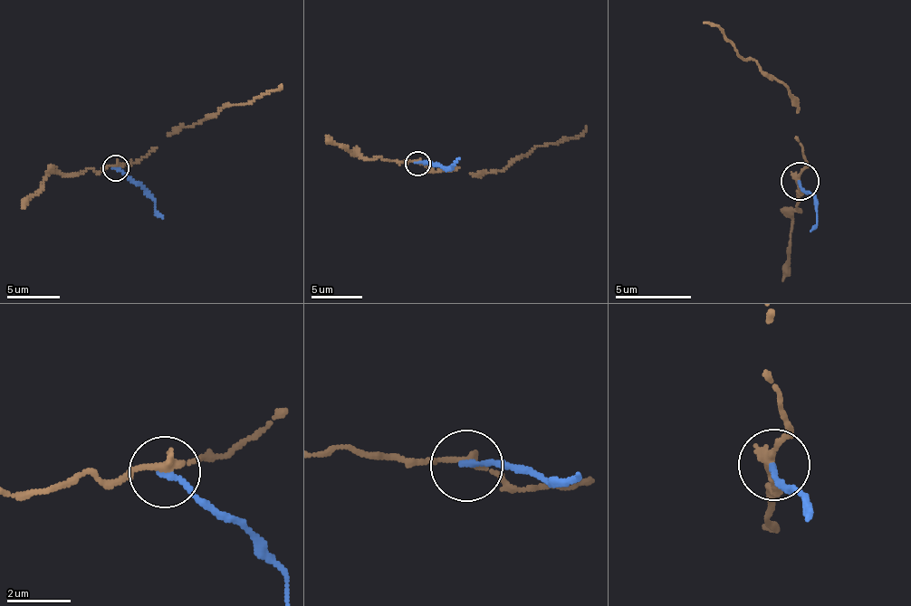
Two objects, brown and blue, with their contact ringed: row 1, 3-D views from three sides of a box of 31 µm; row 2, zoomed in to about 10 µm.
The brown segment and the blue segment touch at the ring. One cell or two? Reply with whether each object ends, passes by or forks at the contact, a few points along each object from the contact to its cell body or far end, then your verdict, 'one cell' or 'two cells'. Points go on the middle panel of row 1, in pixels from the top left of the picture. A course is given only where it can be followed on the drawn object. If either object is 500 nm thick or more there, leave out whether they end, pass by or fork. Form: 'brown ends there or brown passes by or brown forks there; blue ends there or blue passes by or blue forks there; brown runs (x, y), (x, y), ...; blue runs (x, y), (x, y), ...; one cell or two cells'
brown passes by; blue ends there; brown runs (417, 163), (440, 172), (459, 167), (470, 173), (495, 172), (530, 151), (578, 136), (586, 127); blue runs (417, 163), (453, 168), (459, 158); two cells

